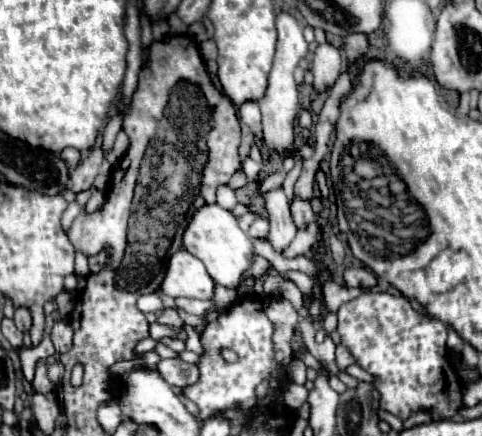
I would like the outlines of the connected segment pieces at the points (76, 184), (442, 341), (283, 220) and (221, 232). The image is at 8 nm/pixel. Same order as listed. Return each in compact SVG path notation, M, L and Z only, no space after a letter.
M94 148L88 154L88 158L82 160L80 166L70 172L70 190L74 194L94 188L94 178L98 174L98 168L100 168L102 160L104 160L104 152L100 148Z
M366 292L338 310L338 334L360 368L374 376L380 392L380 408L400 420L424 410L432 420L456 418L462 402L462 384L448 360L446 326L416 312L404 296Z
M282 188L266 192L266 210L270 220L268 242L276 252L284 252L296 236L296 226L290 216L290 206Z
M218 204L202 206L194 214L194 218L190 220L190 224L184 232L182 244L190 254L194 254L196 258L200 258L204 262L208 274L212 276L212 280L216 284L236 290L240 284L244 284L246 278L250 278L250 268L256 258L252 242L250 242L248 234L242 232L242 228L238 226L232 212L220 208Z

